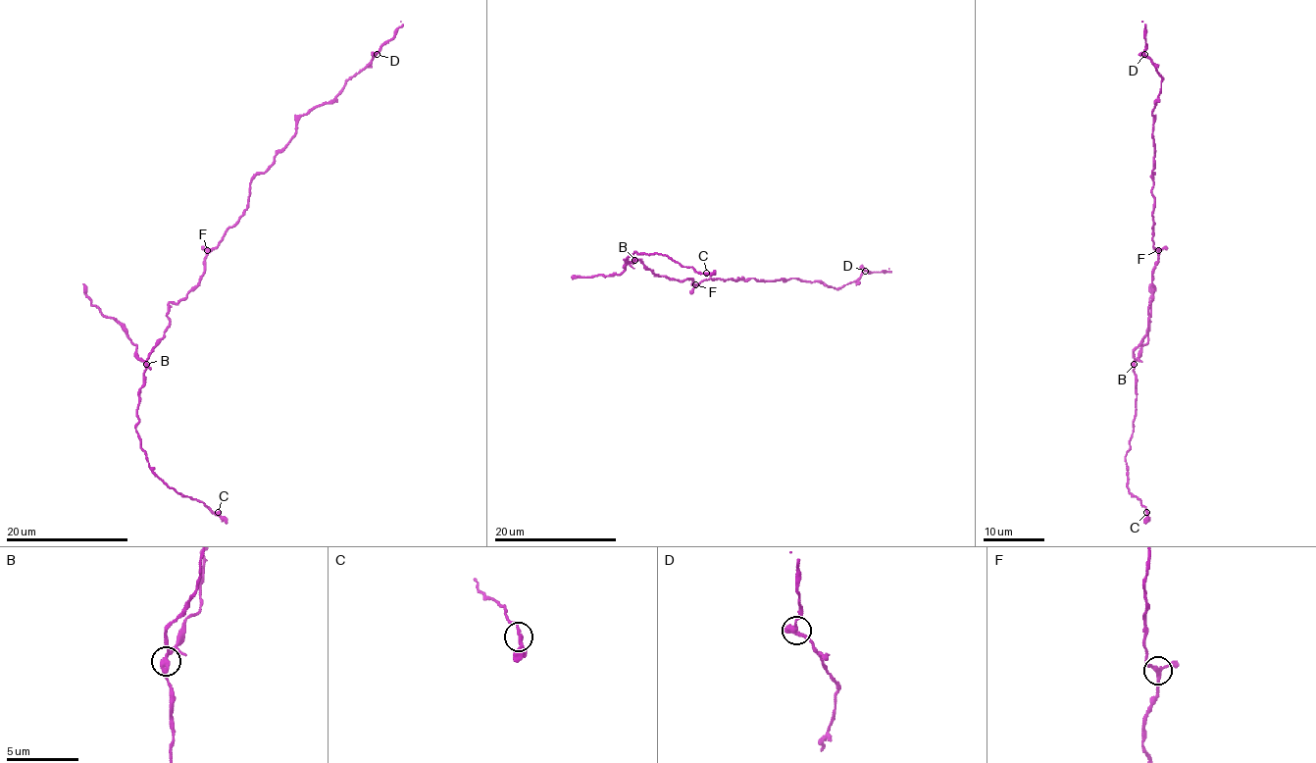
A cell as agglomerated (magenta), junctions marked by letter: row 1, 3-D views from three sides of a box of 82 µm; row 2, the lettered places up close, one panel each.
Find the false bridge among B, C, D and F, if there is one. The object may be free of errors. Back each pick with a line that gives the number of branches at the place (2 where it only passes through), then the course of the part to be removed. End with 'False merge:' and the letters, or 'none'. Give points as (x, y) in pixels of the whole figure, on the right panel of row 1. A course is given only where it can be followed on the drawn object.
B: 3 | (1134, 364), (1139, 348), (1147, 342), (1149, 284)
False merge: B

